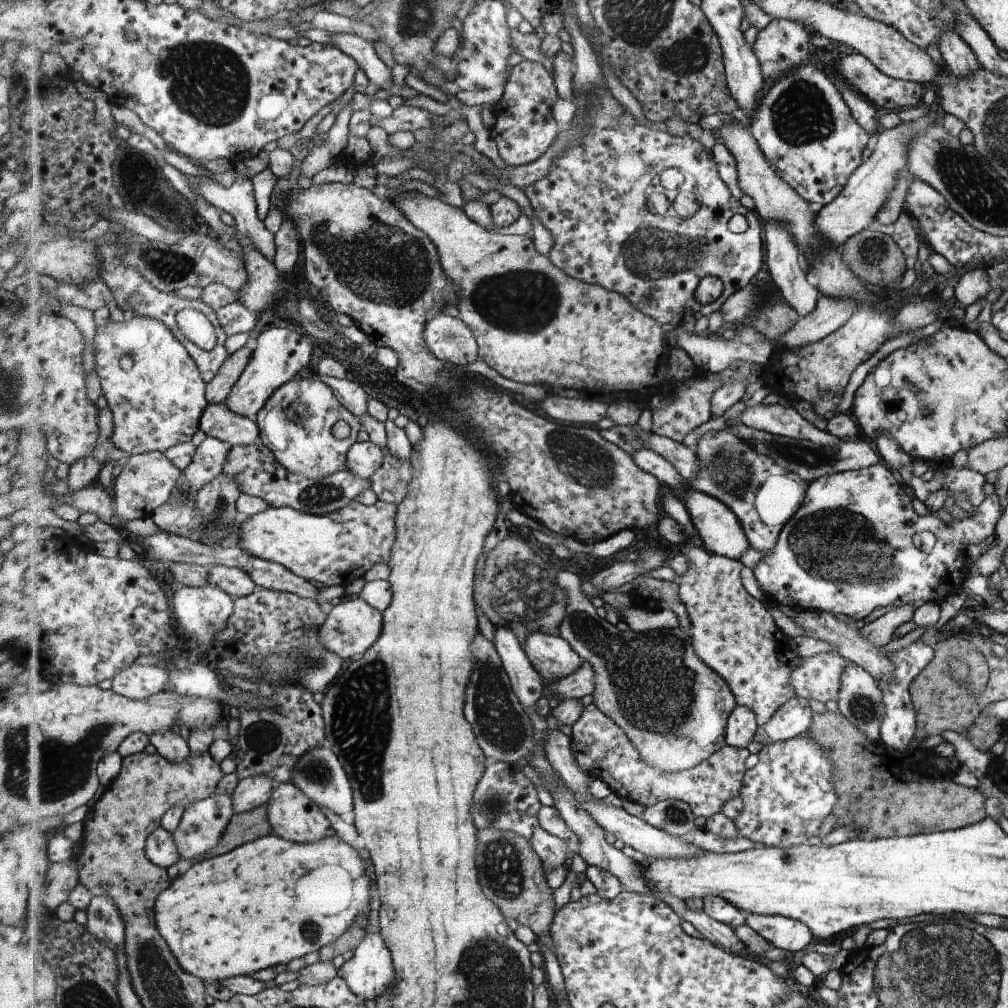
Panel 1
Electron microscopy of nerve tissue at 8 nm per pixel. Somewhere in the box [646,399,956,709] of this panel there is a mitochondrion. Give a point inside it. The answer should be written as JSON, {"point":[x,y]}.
{"point":[834,545]}

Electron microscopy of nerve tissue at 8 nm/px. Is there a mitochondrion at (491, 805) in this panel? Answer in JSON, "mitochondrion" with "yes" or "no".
{"mitochondrion":"yes"}

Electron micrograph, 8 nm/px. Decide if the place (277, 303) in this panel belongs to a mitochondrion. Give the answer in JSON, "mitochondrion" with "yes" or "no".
{"mitochondrion":"no"}

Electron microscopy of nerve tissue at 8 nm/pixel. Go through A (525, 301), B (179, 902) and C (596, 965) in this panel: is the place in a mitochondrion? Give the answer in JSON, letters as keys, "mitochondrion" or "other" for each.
{"A":"mitochondrion","B":"other","C":"other"}

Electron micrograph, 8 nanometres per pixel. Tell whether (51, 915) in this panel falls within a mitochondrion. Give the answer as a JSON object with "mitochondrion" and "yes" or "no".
{"mitochondrion":"no"}

